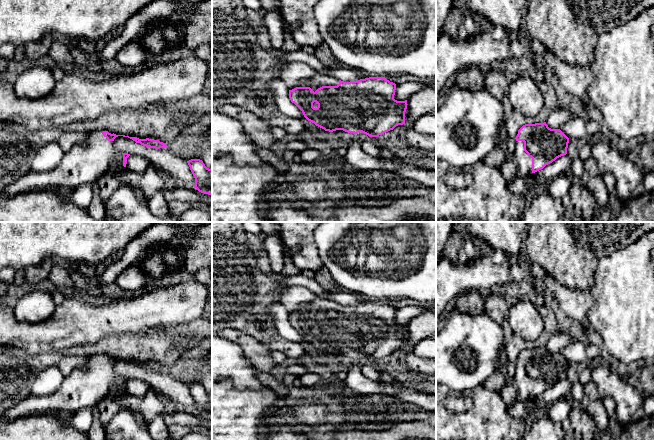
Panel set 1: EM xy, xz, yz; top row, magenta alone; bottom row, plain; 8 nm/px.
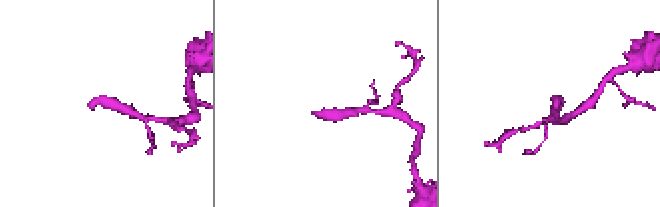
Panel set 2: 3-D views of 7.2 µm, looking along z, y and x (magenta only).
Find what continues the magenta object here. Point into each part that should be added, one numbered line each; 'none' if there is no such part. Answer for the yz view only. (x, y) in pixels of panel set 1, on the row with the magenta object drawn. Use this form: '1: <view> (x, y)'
1: yz (523, 163)

